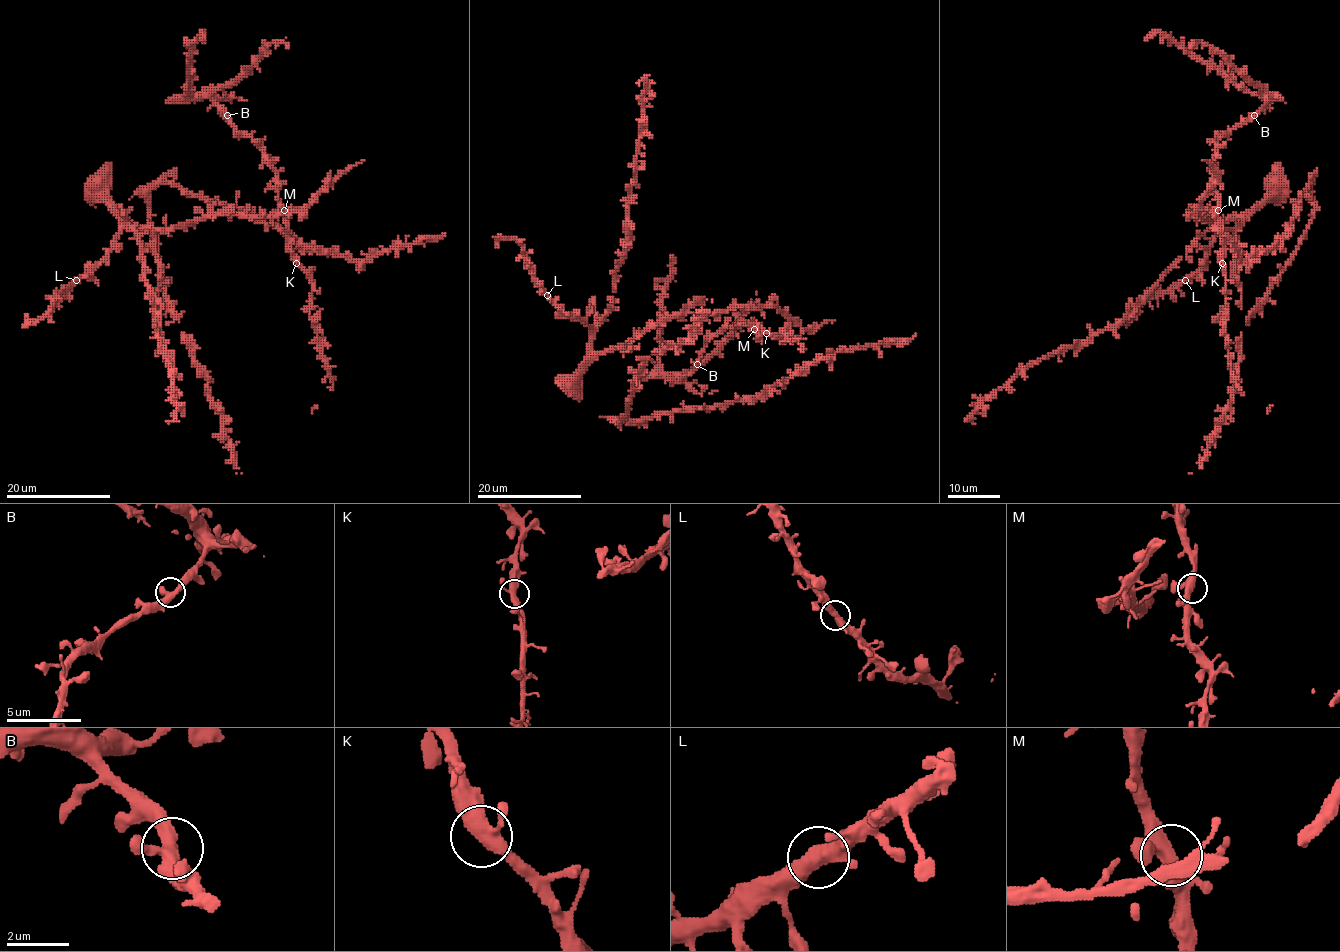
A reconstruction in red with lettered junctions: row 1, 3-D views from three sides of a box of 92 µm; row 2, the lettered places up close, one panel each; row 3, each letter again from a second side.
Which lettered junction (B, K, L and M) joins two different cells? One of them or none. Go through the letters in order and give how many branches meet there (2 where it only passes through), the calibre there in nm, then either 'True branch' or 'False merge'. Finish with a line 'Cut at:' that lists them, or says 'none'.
B: Branches: 3. Thickness 380 nm. True branch
K: Branches: 3. Thickness 400 nm. True branch
L: Branches: 3. Thickness 400 nm. True branch
M: Branches: 3. Thickness 400 nm. True branch
Cut at: none

